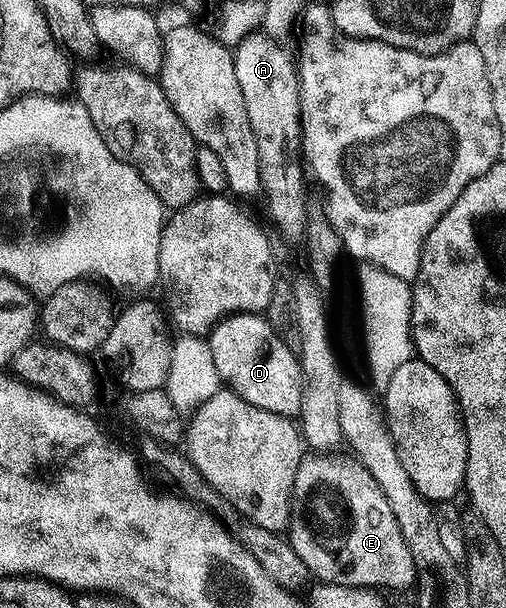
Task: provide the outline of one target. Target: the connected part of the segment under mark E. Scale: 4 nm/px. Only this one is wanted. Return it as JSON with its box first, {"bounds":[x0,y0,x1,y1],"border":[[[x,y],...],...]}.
{"bounds":[288,489,415,591],"border":[[[348,489],[344,491],[348,503],[356,507],[352,511],[352,531],[346,549],[346,575],[340,575],[334,559],[314,541],[312,533],[306,527],[306,521],[294,513],[291,514],[288,526],[288,540],[291,547],[304,559],[304,567],[308,567],[311,578],[318,581],[327,581],[337,585],[355,585],[373,591],[382,589],[406,589],[415,584],[414,564],[412,551],[408,551],[408,543],[404,543],[404,535],[400,535],[400,523],[396,523],[396,515],[392,515],[392,507],[384,509],[386,513],[376,513],[374,507],[366,505],[366,493],[354,493]]]}

